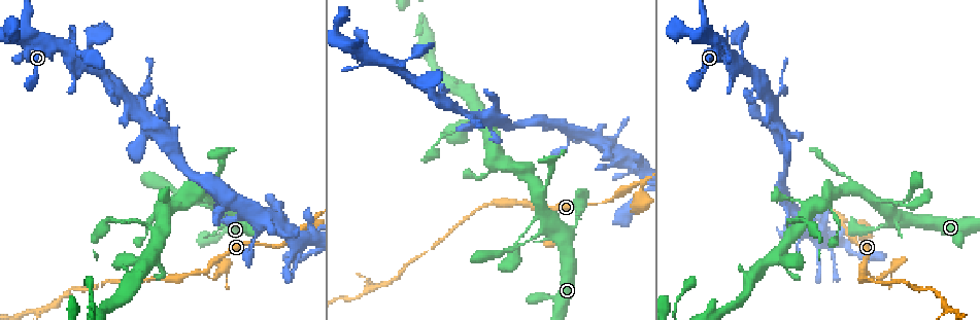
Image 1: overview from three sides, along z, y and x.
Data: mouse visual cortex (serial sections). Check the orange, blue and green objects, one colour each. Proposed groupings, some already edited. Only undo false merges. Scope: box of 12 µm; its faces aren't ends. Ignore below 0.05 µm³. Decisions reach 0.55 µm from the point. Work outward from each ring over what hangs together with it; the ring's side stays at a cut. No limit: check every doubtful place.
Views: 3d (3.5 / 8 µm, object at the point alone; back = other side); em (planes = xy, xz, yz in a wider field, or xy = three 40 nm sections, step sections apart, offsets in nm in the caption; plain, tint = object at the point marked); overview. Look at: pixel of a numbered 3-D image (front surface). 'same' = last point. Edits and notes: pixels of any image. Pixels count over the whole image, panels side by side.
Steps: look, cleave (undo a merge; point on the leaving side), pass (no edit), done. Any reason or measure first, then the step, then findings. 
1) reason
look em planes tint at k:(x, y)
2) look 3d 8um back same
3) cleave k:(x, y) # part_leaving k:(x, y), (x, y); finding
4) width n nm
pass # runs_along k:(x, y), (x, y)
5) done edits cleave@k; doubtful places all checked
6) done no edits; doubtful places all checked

sharp bend
look 3d 3.5um at 1:(203, 275)

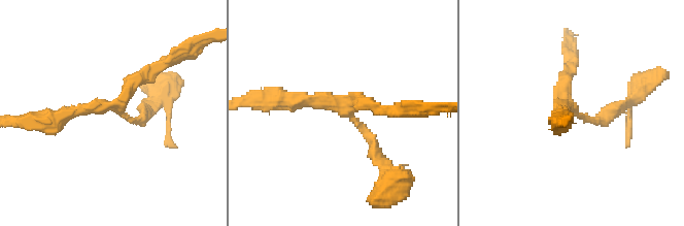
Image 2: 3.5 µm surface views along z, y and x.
arms 3; arm_widths 150, 150, 200 nm
look em xy step 5 tint at 2:(116, 105)

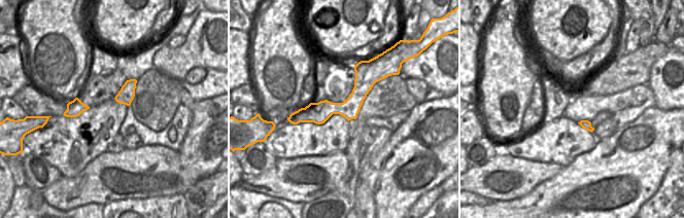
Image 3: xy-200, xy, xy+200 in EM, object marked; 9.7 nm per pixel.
width 200 nm
pass # runs_along 3:(383, 74), (344, 108), (291, 118); continuous, no second cell

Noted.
four arms meet
look 3d 3.5um back at 1:(639, 182)

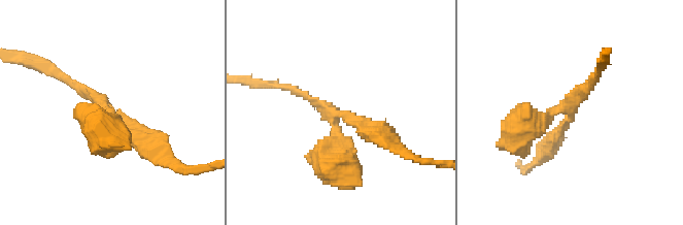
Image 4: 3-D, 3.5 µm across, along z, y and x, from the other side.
arms 4; arm_widths 150, 200, 350, 350 nm; shape alone is not enough
look em xy step 3 plain at 4:(343, 112)

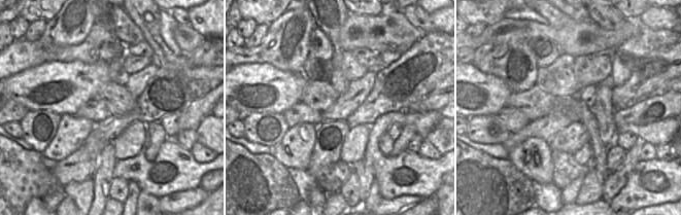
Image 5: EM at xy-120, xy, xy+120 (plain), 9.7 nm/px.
look em xy step 3 tint same

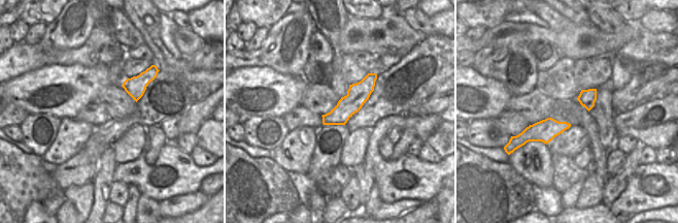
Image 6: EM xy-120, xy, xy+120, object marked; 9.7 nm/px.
pass # runs_along 6:(373, 75), (335, 117), (325, 121); all the same cell

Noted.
look 3d 3.5um back at 1:(909, 199)

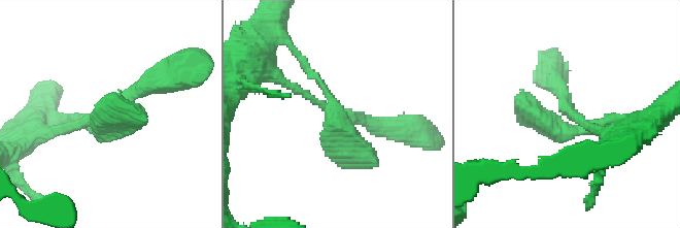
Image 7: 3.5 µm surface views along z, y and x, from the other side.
arms 3; arm_widths 150, 250, 300 nm
look em xy step 3 tint at 7:(332, 110)

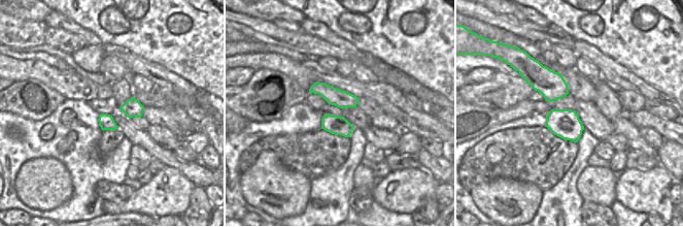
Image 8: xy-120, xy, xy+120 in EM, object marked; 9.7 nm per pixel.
pass # runs_along 8:(312, 89), (354, 101); one cell here

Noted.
three-way junction
look 3d 3.5um at 1:(47, 309)

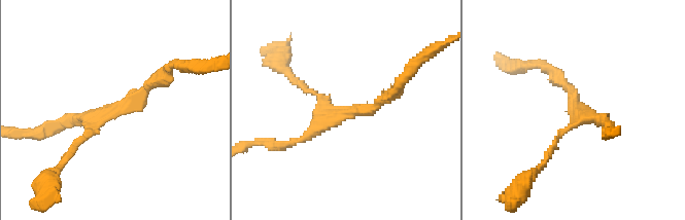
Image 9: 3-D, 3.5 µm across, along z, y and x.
look em planes tint at 9:(580, 110)

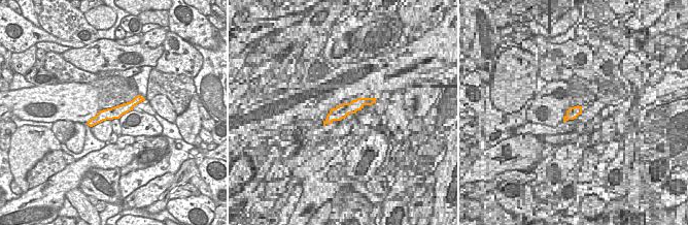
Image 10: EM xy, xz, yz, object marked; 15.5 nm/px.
look em xy step 1 tint same

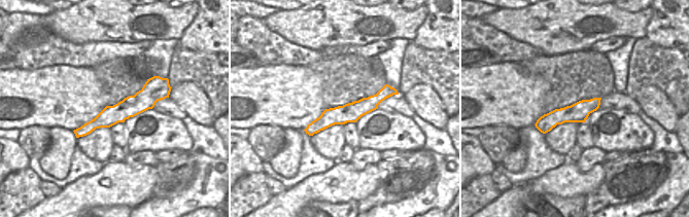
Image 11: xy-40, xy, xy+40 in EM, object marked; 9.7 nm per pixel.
pass # runs_along 9:(162, 73), (121, 108), (55, 126); continuous, no second cell

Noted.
done no edits; doubtful places all checked

